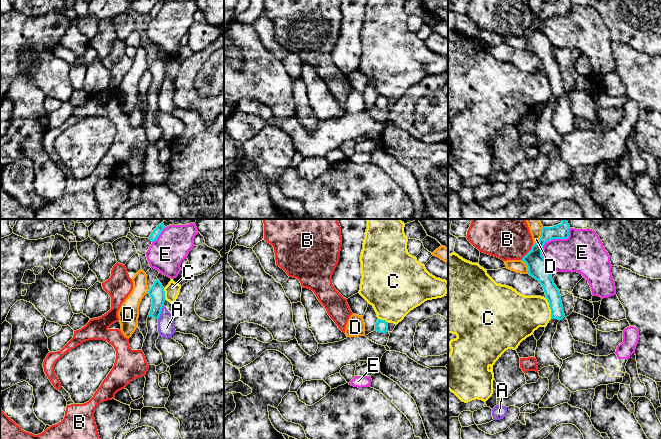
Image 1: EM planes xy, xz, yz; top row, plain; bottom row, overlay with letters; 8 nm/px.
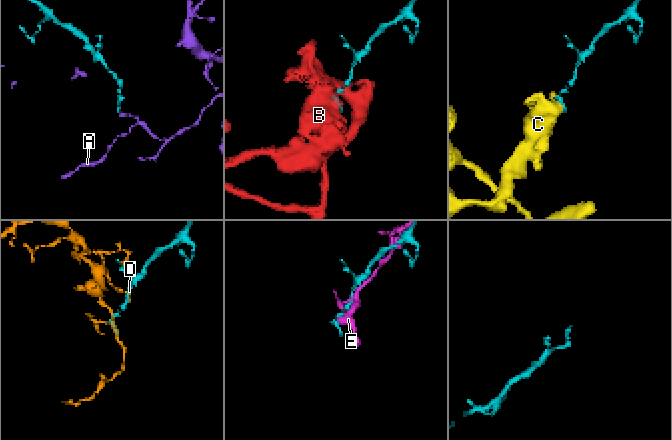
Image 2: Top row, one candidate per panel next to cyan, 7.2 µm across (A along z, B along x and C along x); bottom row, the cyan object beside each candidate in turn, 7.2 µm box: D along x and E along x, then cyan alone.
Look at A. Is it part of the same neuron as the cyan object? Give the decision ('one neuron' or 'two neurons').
two neurons

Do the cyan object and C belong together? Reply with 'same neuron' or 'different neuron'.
different neuron

